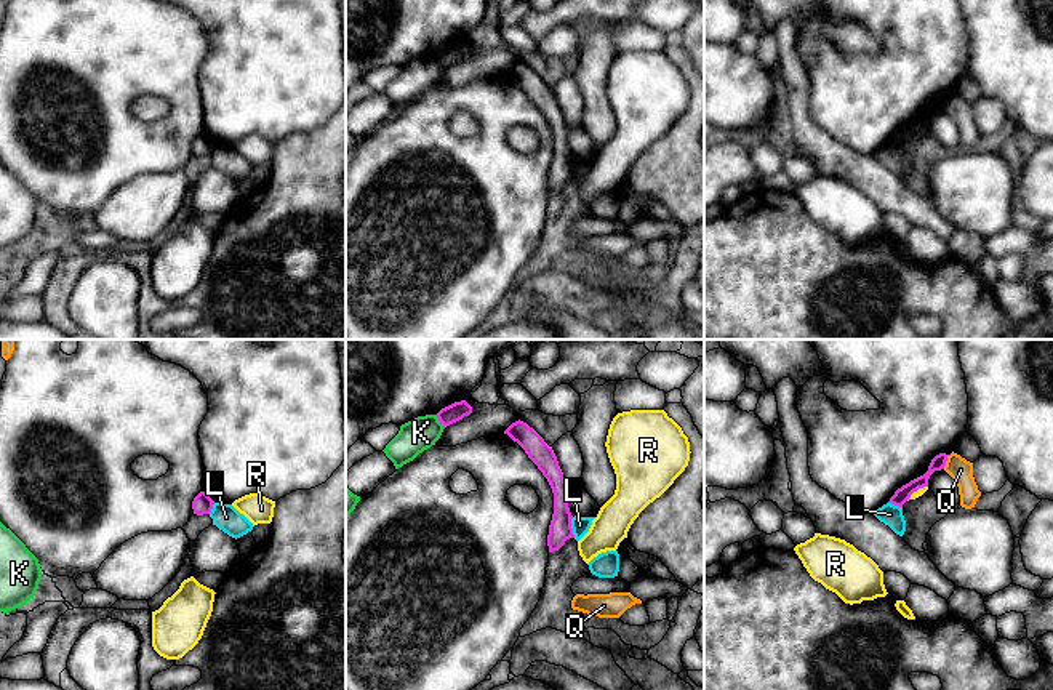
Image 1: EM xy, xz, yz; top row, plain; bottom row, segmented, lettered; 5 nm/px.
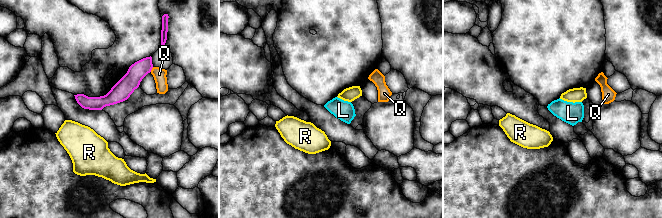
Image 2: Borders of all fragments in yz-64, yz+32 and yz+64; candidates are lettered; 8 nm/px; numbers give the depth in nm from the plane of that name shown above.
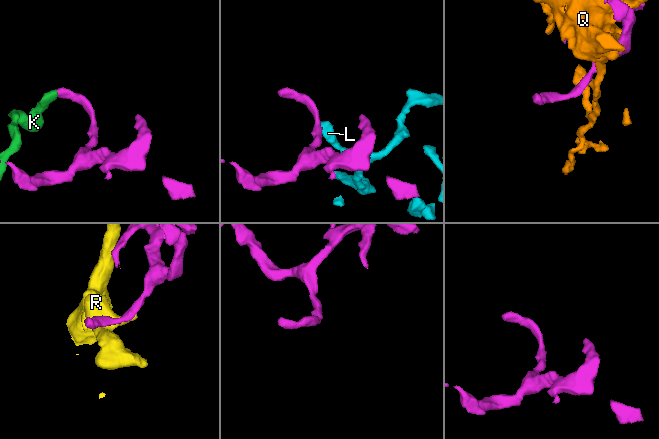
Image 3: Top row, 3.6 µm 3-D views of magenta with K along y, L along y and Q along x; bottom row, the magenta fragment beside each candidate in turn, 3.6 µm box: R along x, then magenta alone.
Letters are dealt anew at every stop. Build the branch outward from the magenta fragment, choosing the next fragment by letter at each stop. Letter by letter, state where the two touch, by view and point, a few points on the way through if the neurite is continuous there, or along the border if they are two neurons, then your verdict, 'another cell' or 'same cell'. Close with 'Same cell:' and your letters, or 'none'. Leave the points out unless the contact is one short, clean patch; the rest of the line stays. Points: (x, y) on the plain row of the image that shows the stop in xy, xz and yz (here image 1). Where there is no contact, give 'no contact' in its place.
K: meets magenta in xz at (439, 61); another cell
L: meets magenta in xz at (570, 168); border along xz (572, 159), (572, 175), (575, 178); another cell
Q: meets magenta in yz at (946, 101); another cell
R: meets magenta in yz at (916, 132); border along yz (927, 127), (916, 132), (906, 141); another cell
Same cell: none

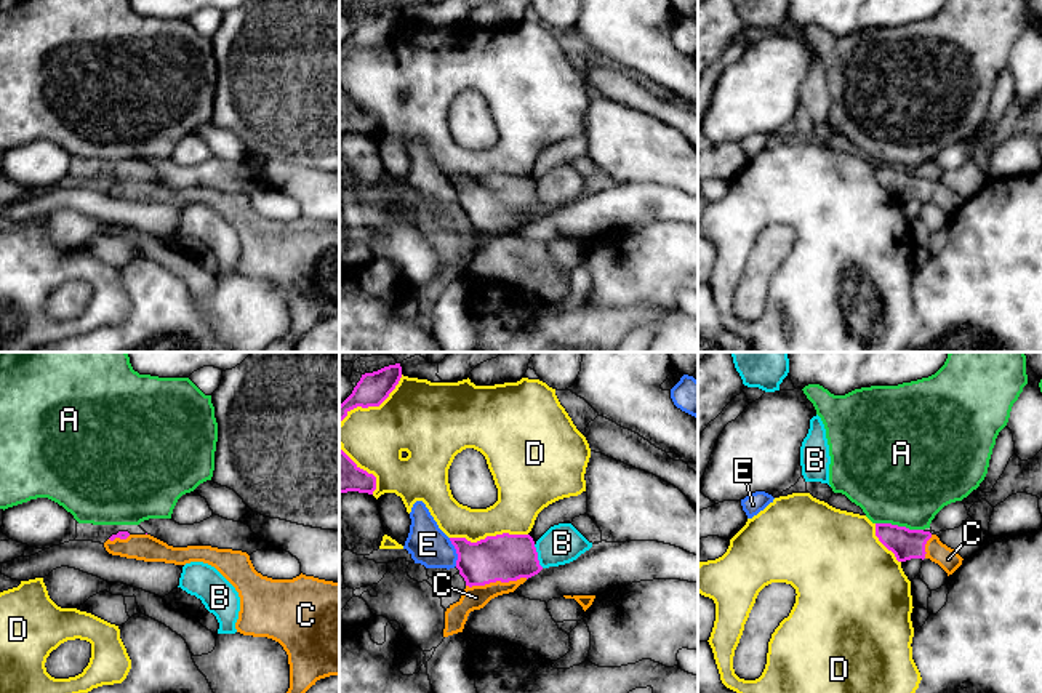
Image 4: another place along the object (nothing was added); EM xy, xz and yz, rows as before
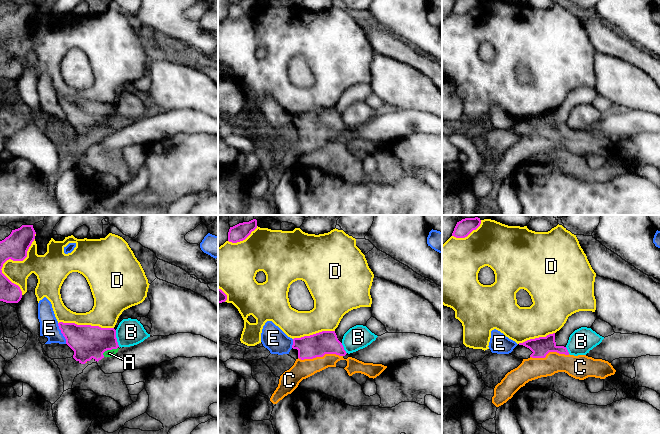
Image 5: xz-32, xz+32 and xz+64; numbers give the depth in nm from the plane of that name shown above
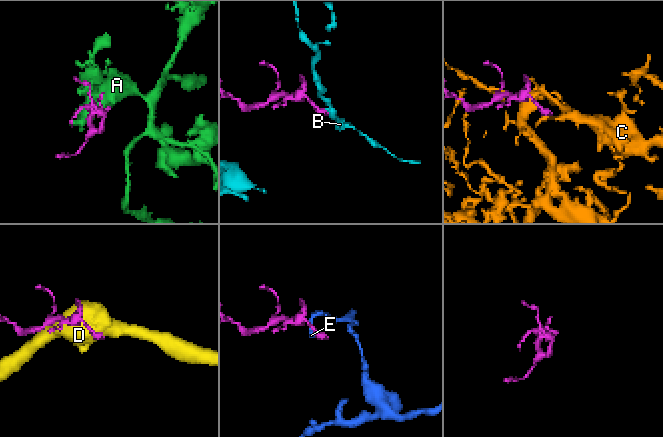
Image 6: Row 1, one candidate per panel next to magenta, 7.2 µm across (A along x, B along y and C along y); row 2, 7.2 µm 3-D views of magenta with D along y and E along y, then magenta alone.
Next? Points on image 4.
A: meets magenta in yz at (900, 168); another cell
B: meets magenta in xz at (537, 197); border along xz (533, 186), (538, 204), (543, 208); another cell
C: meets magenta in xz at (496, 221); runs through xz (504, 199), (496, 208), (496, 221), (476, 239); same cell
D: meets magenta in xz at (488, 178); another cell
E: meets magenta in xz at (456, 194); another cell
Same cell: C

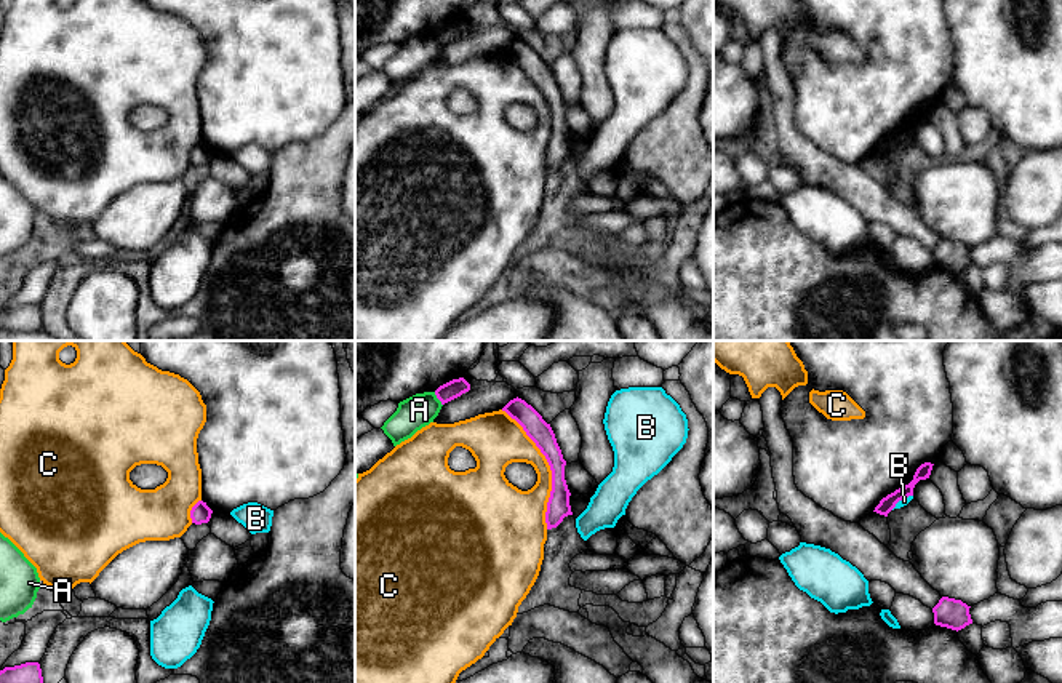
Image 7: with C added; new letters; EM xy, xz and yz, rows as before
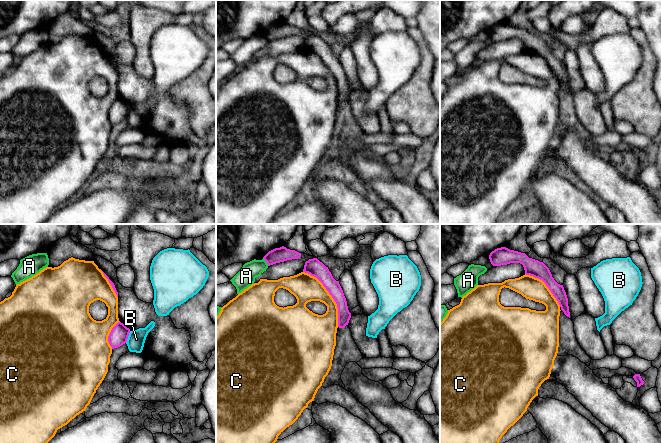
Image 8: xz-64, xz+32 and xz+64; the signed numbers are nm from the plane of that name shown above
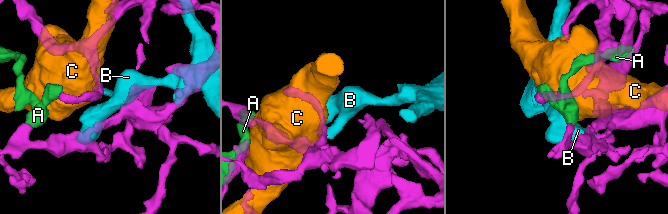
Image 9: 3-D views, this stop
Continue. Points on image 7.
A: meets magenta in xz at (437, 39); another cell
B: meets magenta in yz at (901, 141); another cell
C: meets magenta in xz at (550, 109); another cell
Same cell: none

